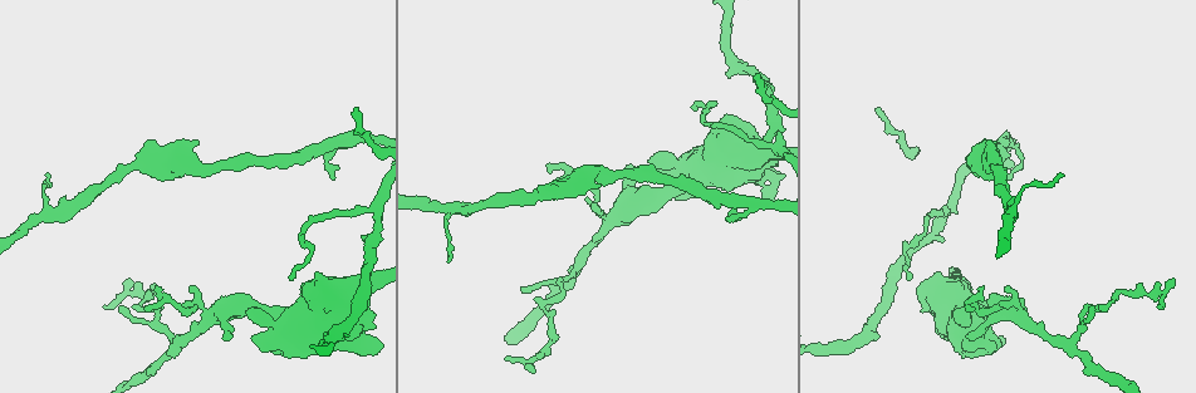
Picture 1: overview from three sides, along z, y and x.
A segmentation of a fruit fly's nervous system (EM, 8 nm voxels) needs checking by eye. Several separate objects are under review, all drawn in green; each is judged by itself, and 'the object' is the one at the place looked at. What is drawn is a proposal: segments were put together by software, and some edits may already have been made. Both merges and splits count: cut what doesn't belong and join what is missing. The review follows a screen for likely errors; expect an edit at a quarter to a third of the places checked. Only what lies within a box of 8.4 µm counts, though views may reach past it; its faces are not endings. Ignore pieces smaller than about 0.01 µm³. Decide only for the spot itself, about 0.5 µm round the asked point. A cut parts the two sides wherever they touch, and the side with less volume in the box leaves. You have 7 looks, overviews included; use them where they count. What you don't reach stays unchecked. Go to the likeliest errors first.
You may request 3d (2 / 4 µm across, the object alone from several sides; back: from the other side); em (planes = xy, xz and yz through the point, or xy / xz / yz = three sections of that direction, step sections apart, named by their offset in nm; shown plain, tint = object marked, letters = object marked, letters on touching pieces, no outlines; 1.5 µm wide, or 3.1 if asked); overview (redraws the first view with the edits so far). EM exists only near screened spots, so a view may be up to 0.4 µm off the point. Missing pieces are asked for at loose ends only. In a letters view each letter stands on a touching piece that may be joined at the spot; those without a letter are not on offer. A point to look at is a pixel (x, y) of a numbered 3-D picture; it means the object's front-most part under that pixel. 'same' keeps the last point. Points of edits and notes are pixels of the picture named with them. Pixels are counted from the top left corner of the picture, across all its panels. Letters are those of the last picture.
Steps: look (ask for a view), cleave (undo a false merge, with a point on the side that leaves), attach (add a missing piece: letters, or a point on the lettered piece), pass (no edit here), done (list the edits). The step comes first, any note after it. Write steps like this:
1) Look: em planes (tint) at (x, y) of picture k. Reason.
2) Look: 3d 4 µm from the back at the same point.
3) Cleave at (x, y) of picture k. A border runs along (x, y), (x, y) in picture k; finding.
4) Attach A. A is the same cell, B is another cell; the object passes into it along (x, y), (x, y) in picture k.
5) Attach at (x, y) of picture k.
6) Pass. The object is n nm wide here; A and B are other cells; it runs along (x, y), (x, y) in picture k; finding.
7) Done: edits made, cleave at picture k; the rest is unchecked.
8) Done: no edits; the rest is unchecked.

Look: em planes (letters) at (120, 310) of picture 1. Tapers out.

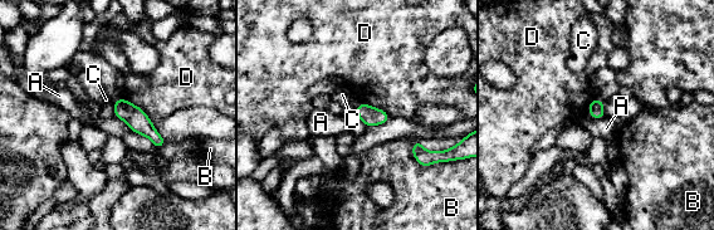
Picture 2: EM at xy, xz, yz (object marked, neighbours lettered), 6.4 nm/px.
Pass. A, B, C and D are other cells; a border runs along (115, 116), (121, 118), (131, 130) in picture 2; none of them fits.

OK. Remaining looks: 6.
Look: em planes (plain) at (880, 108) of picture 1. Tapers out.

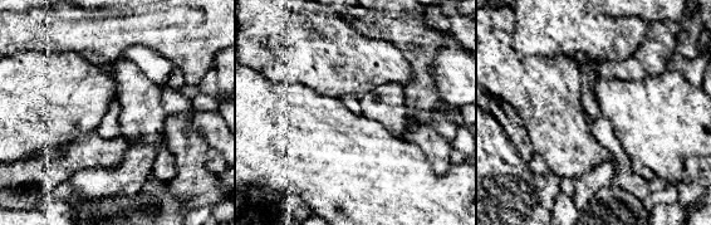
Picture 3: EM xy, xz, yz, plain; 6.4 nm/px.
Look: em planes (tint) at the same point.

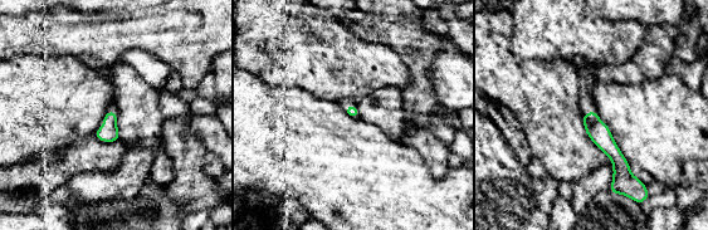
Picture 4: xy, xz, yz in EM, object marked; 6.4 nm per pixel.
Look: em planes (letters) at the same point.

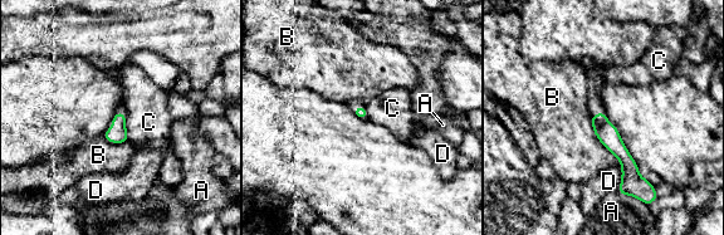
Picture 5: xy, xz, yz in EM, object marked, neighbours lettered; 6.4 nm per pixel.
Pass. The object is 80 nm wide here; A, B, C and D are other cells; a border runs along (125, 116), (125, 131), (130, 141) in picture 5; none of them fits.

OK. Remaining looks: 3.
Look: 3d 2 µm at (1004, 344) of picture 1. An open end.

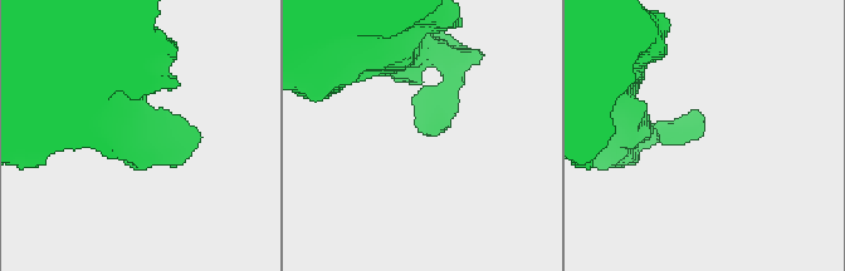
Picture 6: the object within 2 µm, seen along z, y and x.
Look: em planes (plain) at (432, 136) of picture 6. Now the EM.

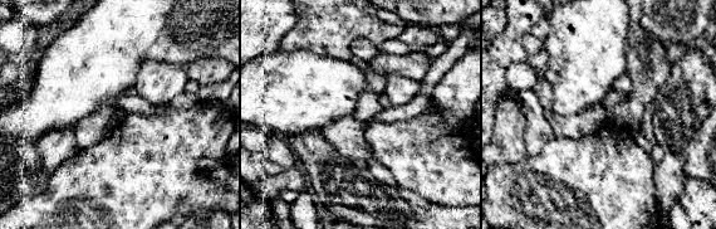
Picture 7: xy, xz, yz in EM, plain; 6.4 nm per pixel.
Look: em planes (letters) at the same point. What lies round it.

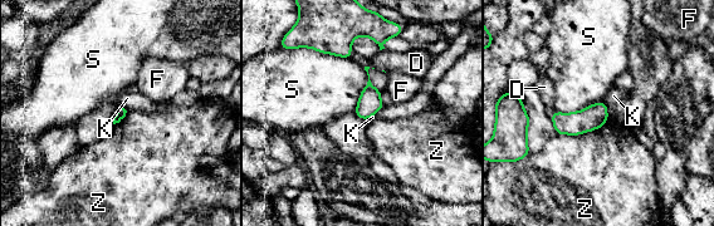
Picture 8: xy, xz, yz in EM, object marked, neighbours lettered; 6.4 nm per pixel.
Pass. The longest contact is with Z, 360 nm; D, F, K, S and Z are other cells; a border runs along (609, 119), (577, 134), (556, 134) in picture 8; no lettered piece goes on from it.

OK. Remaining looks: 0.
Done: no edits; the rest is unchecked.

